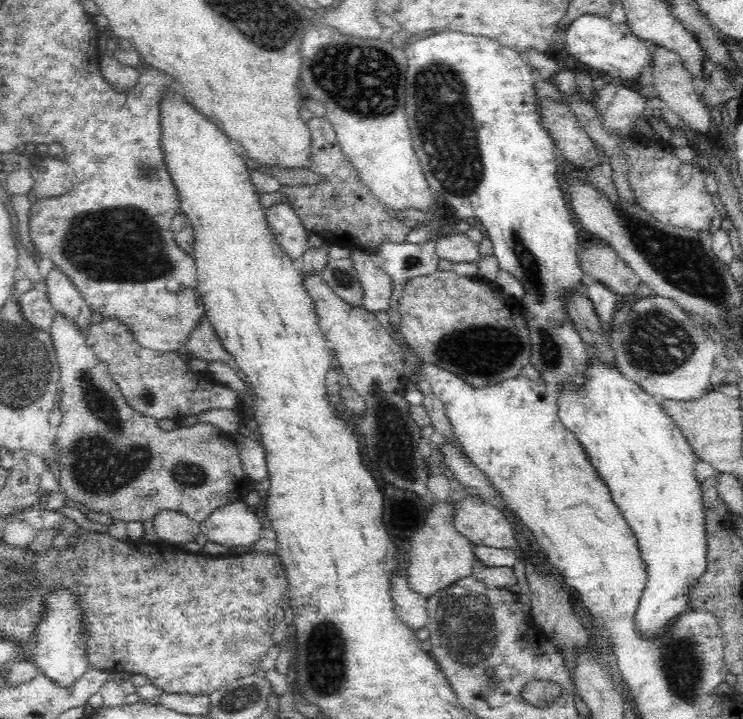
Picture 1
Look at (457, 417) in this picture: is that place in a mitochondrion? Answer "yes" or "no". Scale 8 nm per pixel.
no

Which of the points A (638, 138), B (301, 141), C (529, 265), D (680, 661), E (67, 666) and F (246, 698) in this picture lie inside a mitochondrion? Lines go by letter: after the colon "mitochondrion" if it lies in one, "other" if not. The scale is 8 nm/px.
A: other
B: other
C: mitochondrion
D: mitochondrion
E: other
F: mitochondrion

